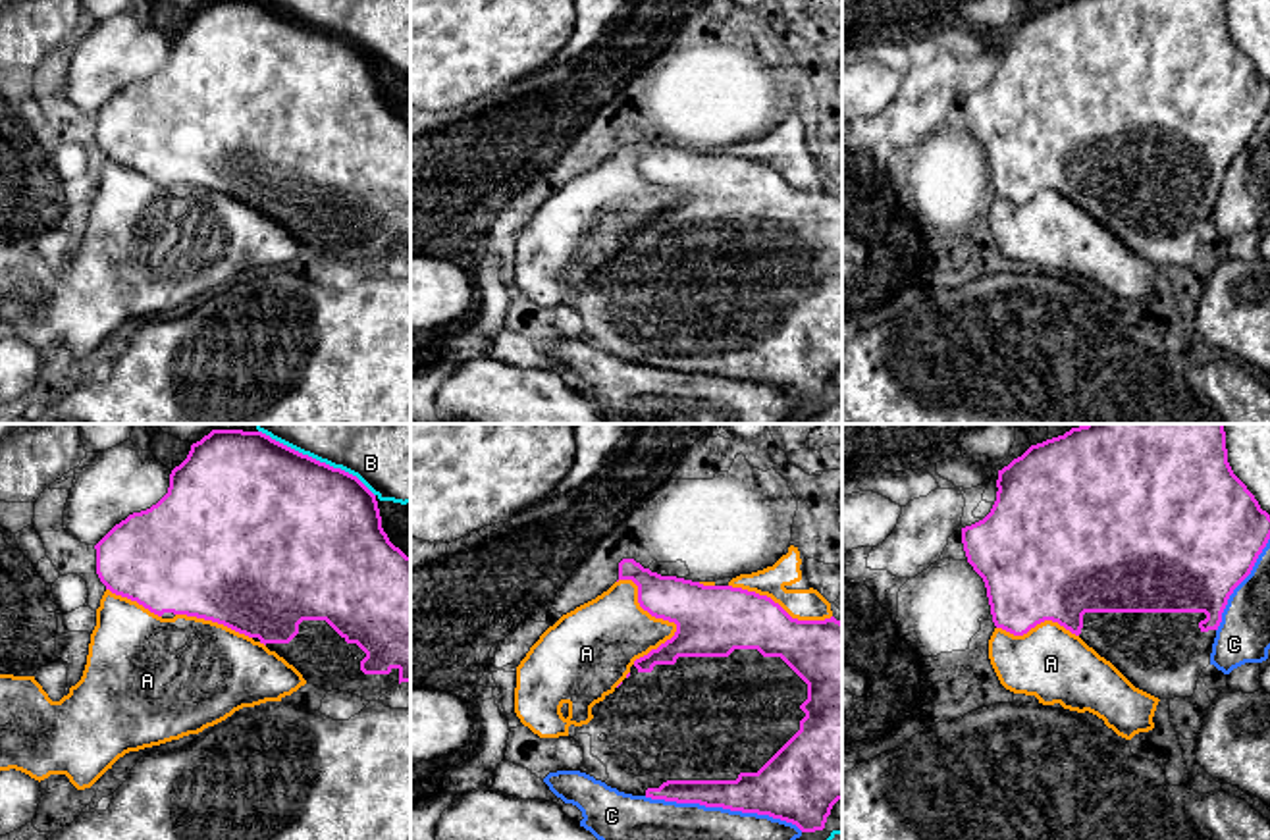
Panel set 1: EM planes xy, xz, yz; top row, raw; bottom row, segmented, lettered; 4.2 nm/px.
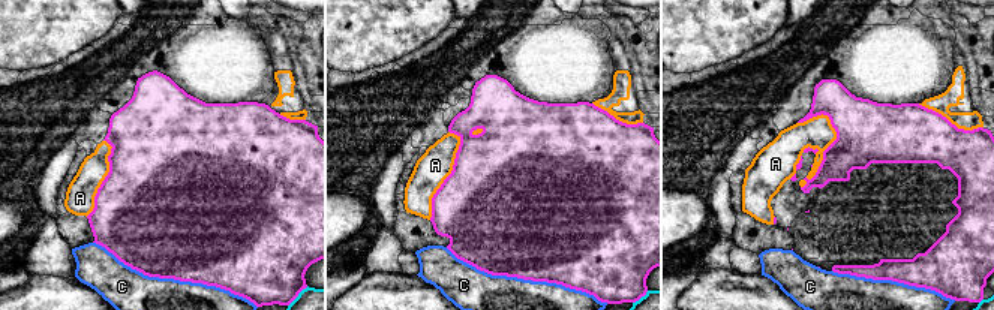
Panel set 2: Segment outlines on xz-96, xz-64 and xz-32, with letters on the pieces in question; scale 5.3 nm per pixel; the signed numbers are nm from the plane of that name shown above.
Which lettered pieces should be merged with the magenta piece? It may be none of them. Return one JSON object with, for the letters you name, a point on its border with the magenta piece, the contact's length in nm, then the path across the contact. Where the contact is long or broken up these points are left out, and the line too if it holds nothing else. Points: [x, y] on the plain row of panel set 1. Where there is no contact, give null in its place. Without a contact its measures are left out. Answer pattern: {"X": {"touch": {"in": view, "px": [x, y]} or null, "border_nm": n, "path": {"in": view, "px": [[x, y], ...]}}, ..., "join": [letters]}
{"join": []}

